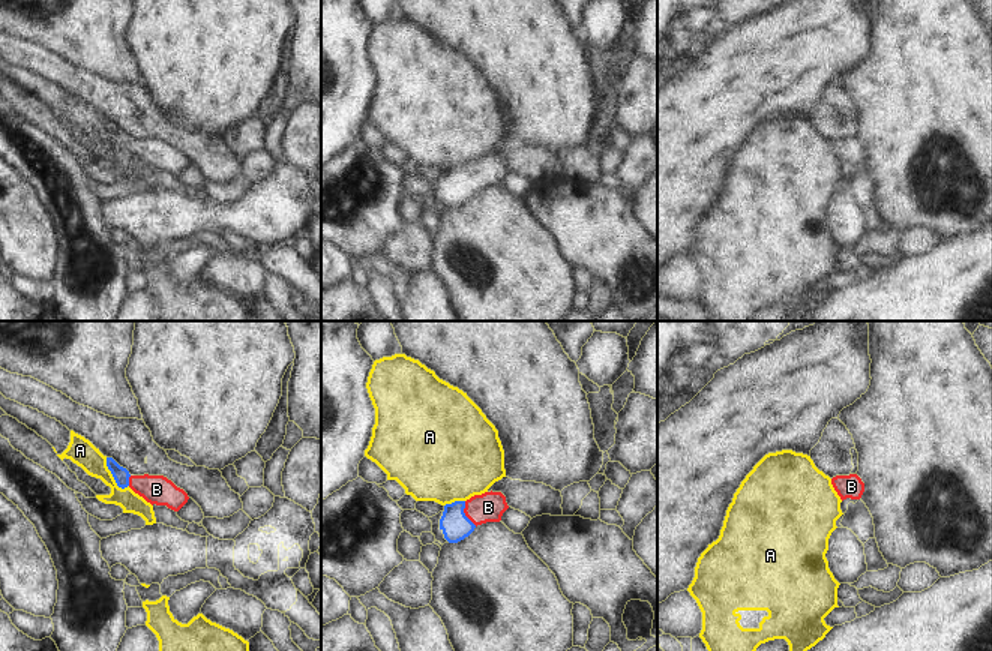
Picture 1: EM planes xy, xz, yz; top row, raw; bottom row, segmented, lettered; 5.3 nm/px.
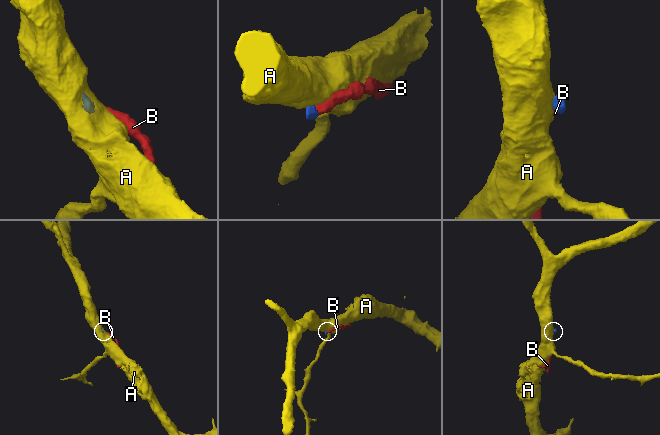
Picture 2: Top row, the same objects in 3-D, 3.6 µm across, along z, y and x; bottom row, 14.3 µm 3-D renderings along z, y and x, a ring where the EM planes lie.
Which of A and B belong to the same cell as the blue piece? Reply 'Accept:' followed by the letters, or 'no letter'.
Accept: B

